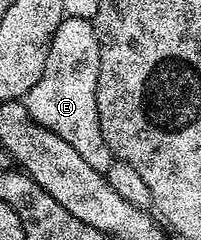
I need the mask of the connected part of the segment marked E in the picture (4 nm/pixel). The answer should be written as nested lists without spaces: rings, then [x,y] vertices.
[[[80,17],[63,18],[62,24],[56,29],[52,37],[52,45],[48,49],[48,61],[44,61],[44,73],[40,73],[40,81],[28,89],[24,96],[26,112],[30,114],[35,123],[39,123],[44,129],[56,133],[56,137],[64,137],[92,169],[103,173],[109,169],[112,156],[108,149],[108,141],[104,141],[104,133],[100,129],[100,113],[96,109],[96,85],[100,77],[100,45],[96,37],[96,29],[89,19]]]

